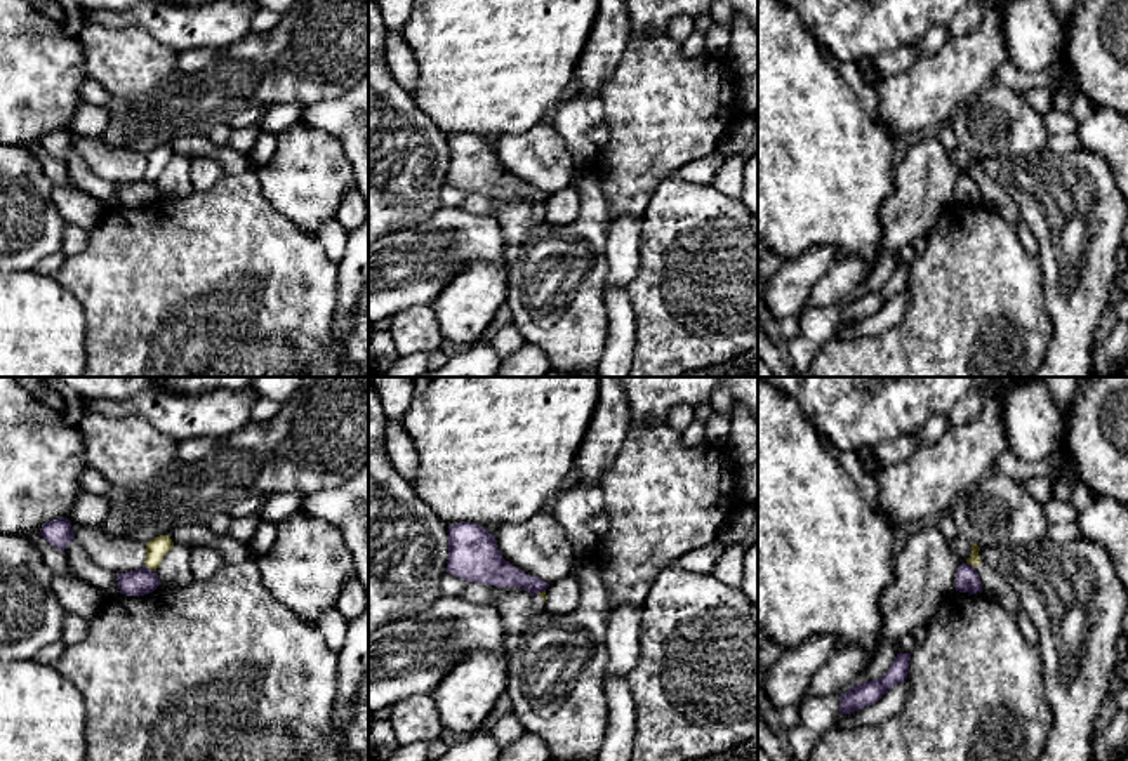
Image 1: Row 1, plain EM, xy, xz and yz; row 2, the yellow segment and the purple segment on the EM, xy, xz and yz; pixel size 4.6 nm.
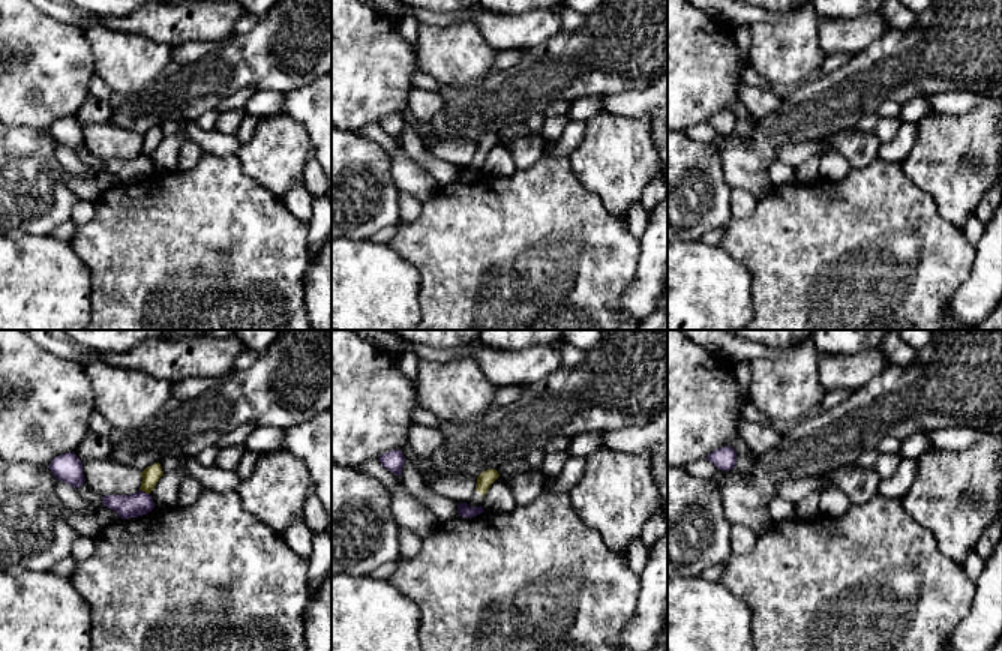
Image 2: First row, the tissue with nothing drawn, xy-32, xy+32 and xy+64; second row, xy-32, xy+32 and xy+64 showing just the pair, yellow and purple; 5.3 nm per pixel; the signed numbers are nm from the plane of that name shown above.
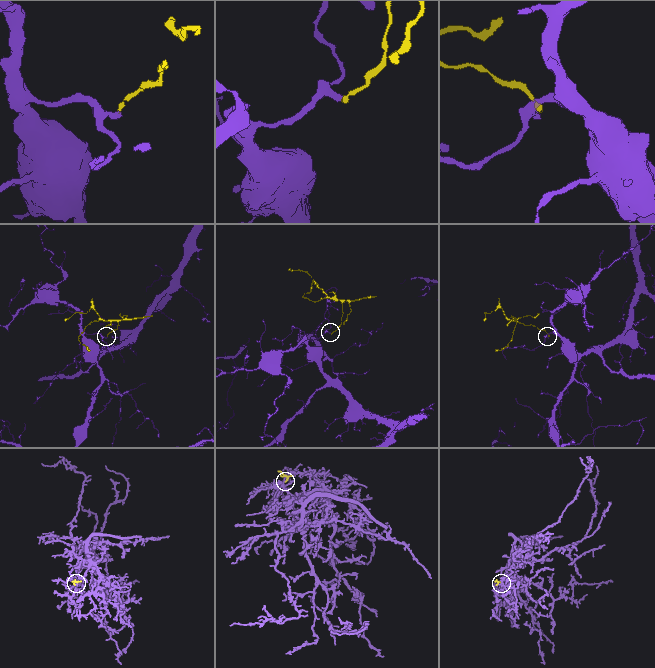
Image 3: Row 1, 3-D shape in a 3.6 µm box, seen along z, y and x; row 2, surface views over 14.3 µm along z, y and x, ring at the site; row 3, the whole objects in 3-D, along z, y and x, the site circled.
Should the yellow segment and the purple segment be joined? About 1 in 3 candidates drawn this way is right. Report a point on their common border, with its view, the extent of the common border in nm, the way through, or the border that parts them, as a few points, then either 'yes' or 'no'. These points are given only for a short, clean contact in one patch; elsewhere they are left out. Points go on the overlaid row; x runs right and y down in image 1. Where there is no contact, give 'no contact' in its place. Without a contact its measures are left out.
xy (152, 569) | 40 nm | along xy (148, 569), (155, 572) | no

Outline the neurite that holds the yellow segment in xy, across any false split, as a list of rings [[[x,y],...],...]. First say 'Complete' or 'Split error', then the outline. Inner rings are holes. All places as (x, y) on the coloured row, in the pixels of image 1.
Complete. [[[170,535],[155,537],[146,544],[146,561],[144,566],[156,572],[163,556],[174,547]]]

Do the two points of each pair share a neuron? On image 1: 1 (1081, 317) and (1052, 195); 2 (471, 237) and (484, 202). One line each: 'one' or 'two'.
1: one
2: two

